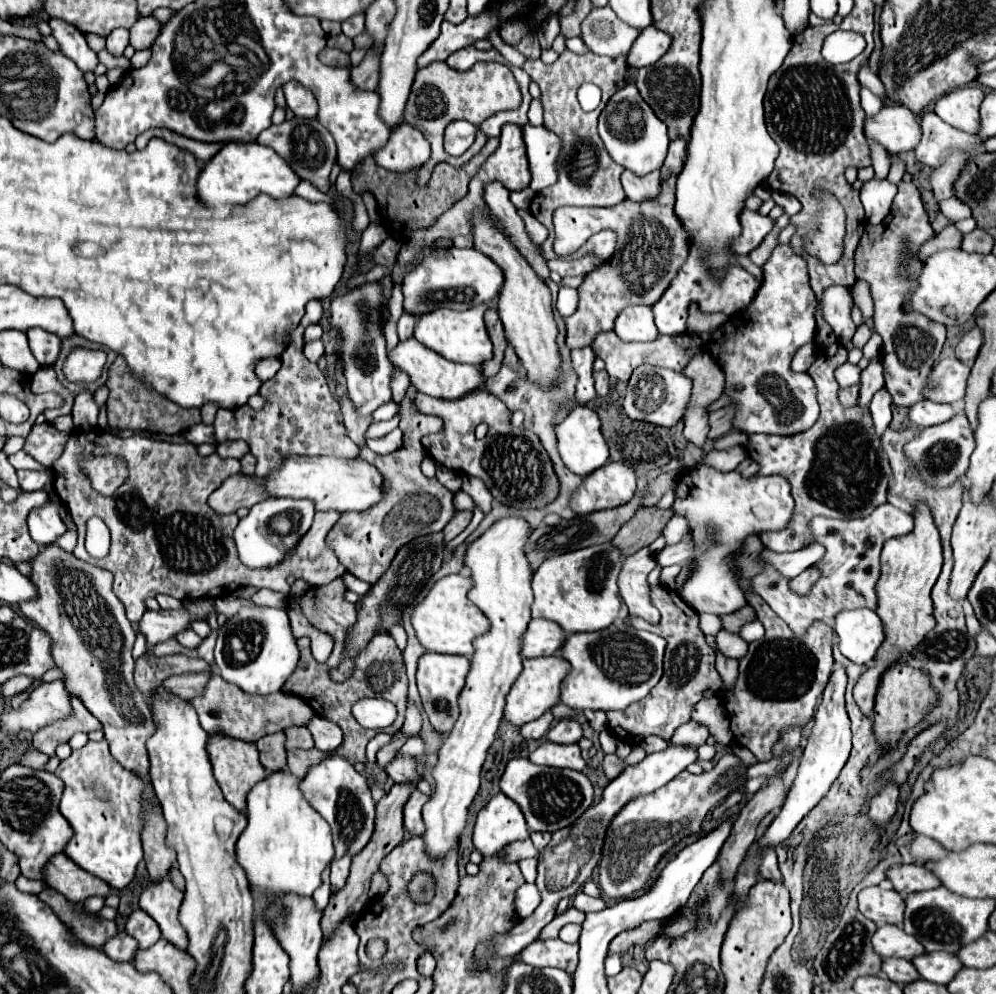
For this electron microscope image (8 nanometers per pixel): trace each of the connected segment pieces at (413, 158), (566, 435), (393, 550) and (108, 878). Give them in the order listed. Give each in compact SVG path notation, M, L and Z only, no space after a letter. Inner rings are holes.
M402 121L392 127L388 143L374 151L372 157L380 167L402 173L414 167L422 167L430 157L430 145L418 129Z
M578 405L576 409L572 409L572 413L556 425L556 447L564 465L580 477L590 475L608 461L608 445L600 433L600 419L596 411L586 405Z
M410 387L402 401L402 417L404 418L399 424L403 432L402 447L390 455L376 455L368 447L364 447L360 449L360 455L358 455L360 461L374 465L382 473L386 481L382 501L378 501L378 505L372 505L370 509L362 513L358 511L340 513L340 519L336 521L334 529L326 537L330 549L334 549L334 553L338 555L342 565L348 569L348 573L368 583L376 583L386 573L386 569L390 567L392 559L396 557L402 545L406 545L414 537L442 531L444 525L454 515L452 491L442 487L436 477L428 479L420 471L420 463L424 459L425 452L421 438L440 431L443 428L443 421L432 415L420 415L412 405L414 393L416 389Z
M88 741L82 749L74 749L68 759L60 761L54 775L64 781L58 809L74 831L64 853L112 889L126 887L144 855L140 843L140 795L146 787L144 781L110 755L106 741Z

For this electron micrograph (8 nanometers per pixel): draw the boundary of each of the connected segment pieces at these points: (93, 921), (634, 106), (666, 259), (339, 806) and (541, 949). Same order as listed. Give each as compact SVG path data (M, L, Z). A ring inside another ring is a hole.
M44 889L38 895L46 905L50 905L54 909L54 913L72 927L74 937L78 937L78 941L92 945L92 947L102 947L106 943L106 939L110 939L118 929L114 921L102 919L96 913L86 911L84 907L76 907L76 903L68 901L66 897L62 897L58 891L54 889Z
M626 85L624 89L620 89L618 93L614 93L608 101L608 105L604 107L600 119L598 119L598 135L604 141L610 157L622 165L624 169L634 171L636 175L646 175L654 169L660 169L668 151L668 135L666 135L666 125L654 115L654 111L650 109L650 105L640 97L636 85ZM608 115L612 117L622 117L622 131L614 133L610 129L608 123Z
M670 175L662 183L658 197L642 203L624 199L622 203L606 209L594 207L558 207L554 211L554 253L566 256L577 251L590 235L612 229L618 237L616 251L610 261L602 263L598 269L590 271L582 285L578 287L578 309L566 323L566 345L568 349L588 347L596 333L612 331L614 319L628 305L654 305L670 281L676 277L678 269L684 265L690 249L690 237L678 215L674 213L674 185L678 175Z
M336 751L326 753L322 761L312 765L306 777L300 781L300 793L330 823L336 857L346 853L354 855L368 843L374 831L374 801L370 795L368 779L360 775L350 761L340 757Z
M538 939L522 951L520 959L538 969L558 967L574 973L578 965L578 945L564 943L562 939Z

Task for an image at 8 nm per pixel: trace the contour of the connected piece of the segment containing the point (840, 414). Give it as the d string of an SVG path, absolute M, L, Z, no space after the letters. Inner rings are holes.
M834 343L822 349L810 367L810 377L818 389L820 417L818 421L802 433L780 437L780 435L748 435L746 451L752 461L760 465L760 475L782 475L790 483L792 497L796 501L794 517L786 529L760 533L760 541L766 549L784 553L796 551L810 543L808 521L814 515L826 517L866 517L878 505L886 503L886 491L892 479L892 469L888 457L884 455L880 441L874 433L874 425L870 413L862 407L842 407L838 403L838 383L834 379L834 371L846 363L848 351L846 347Z

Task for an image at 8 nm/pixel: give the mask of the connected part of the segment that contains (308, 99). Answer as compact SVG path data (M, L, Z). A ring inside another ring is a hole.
M288 81L284 85L284 95L286 95L286 103L288 109L294 111L294 115L298 117L316 117L318 115L318 103L316 97L310 89L306 89L302 83L298 81Z

